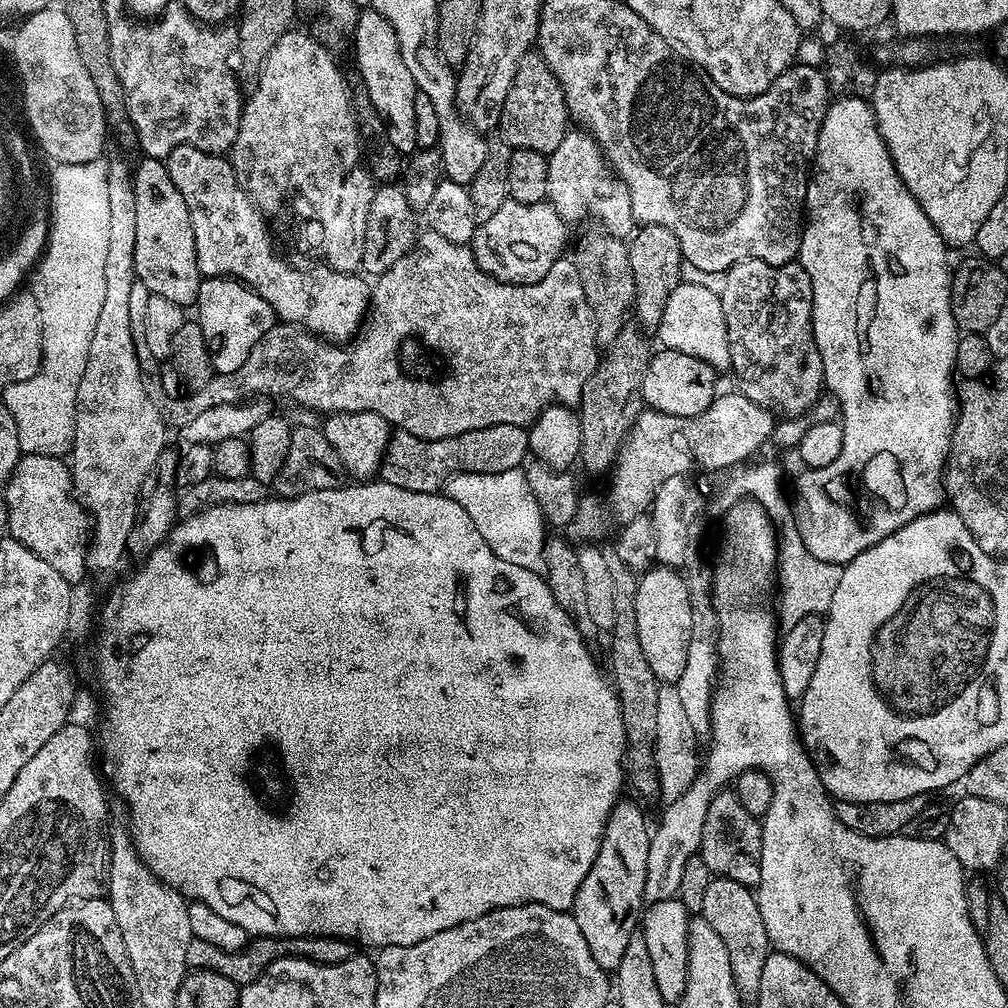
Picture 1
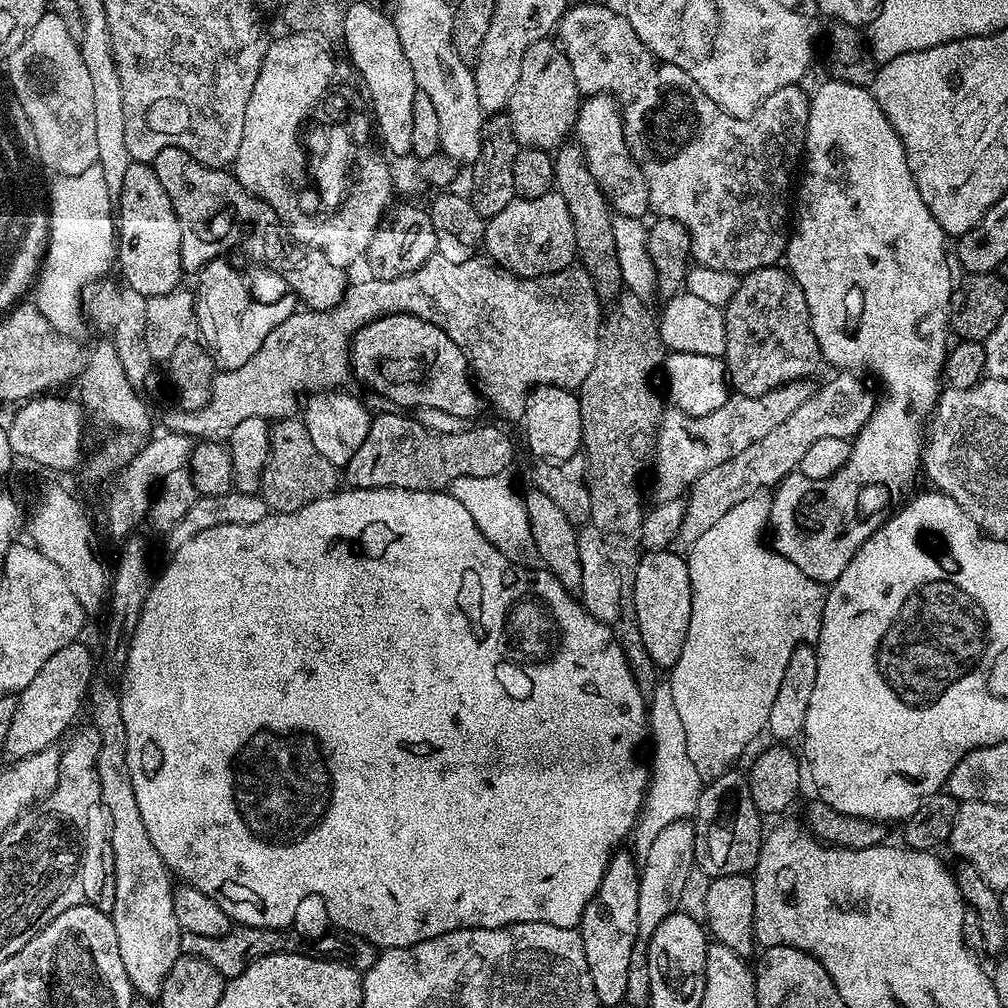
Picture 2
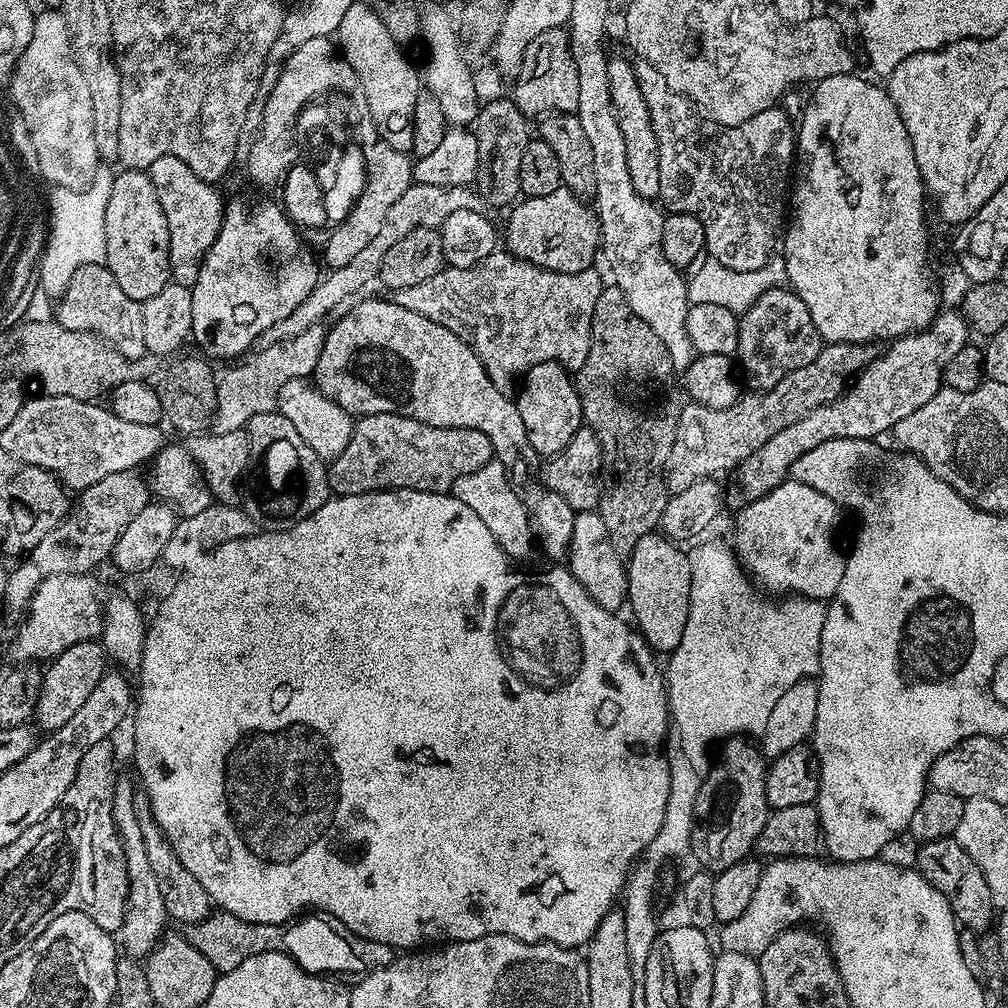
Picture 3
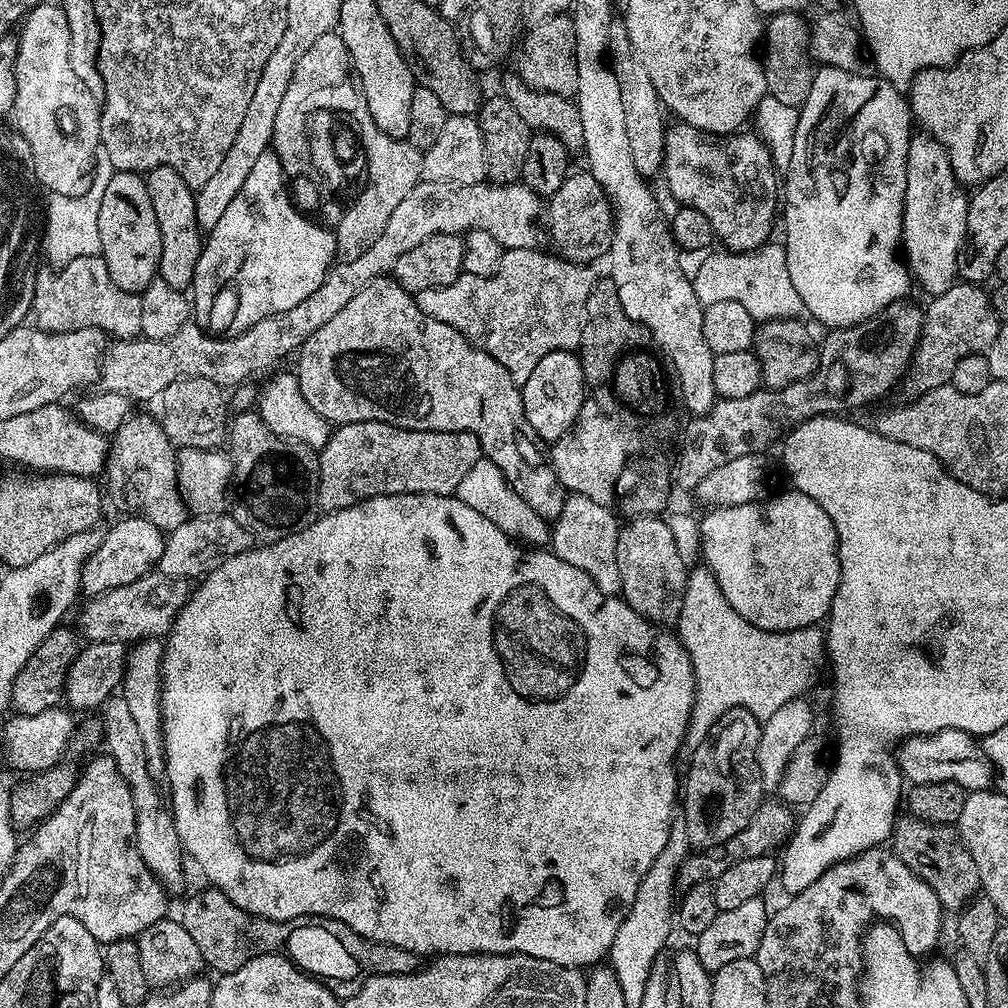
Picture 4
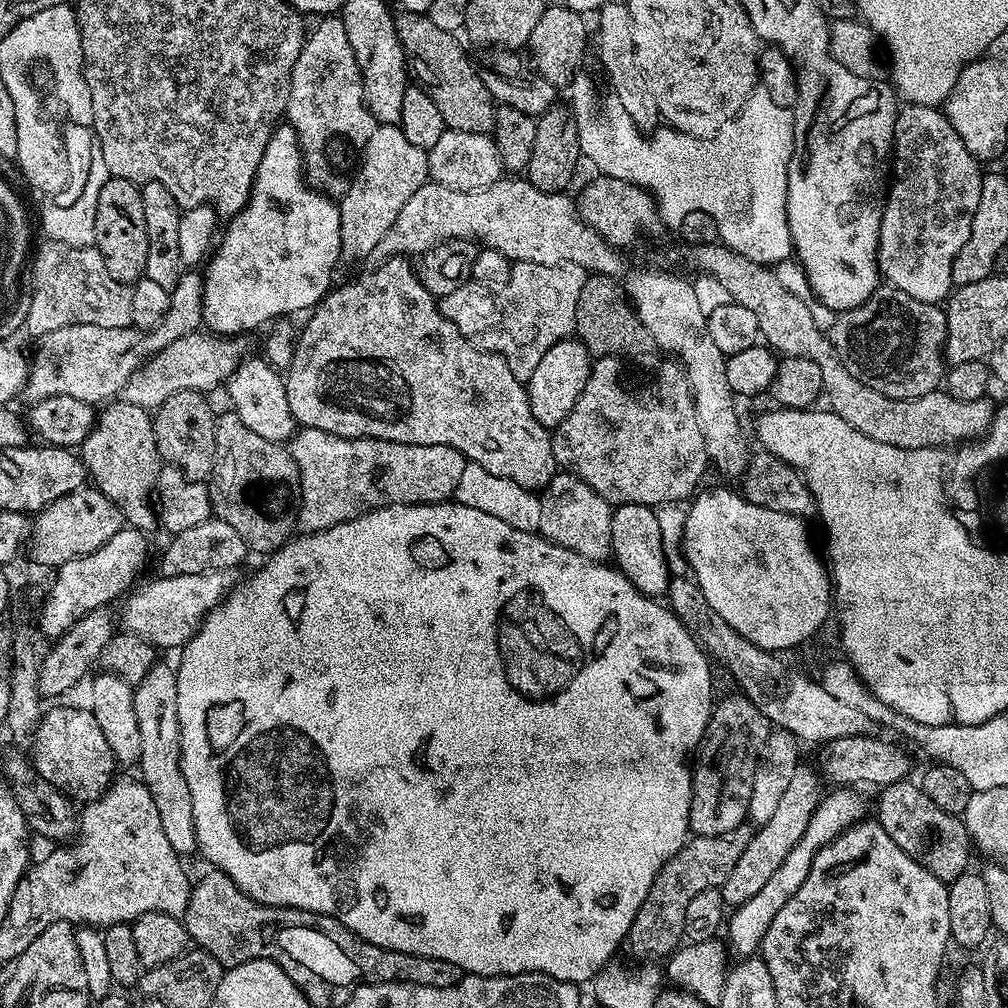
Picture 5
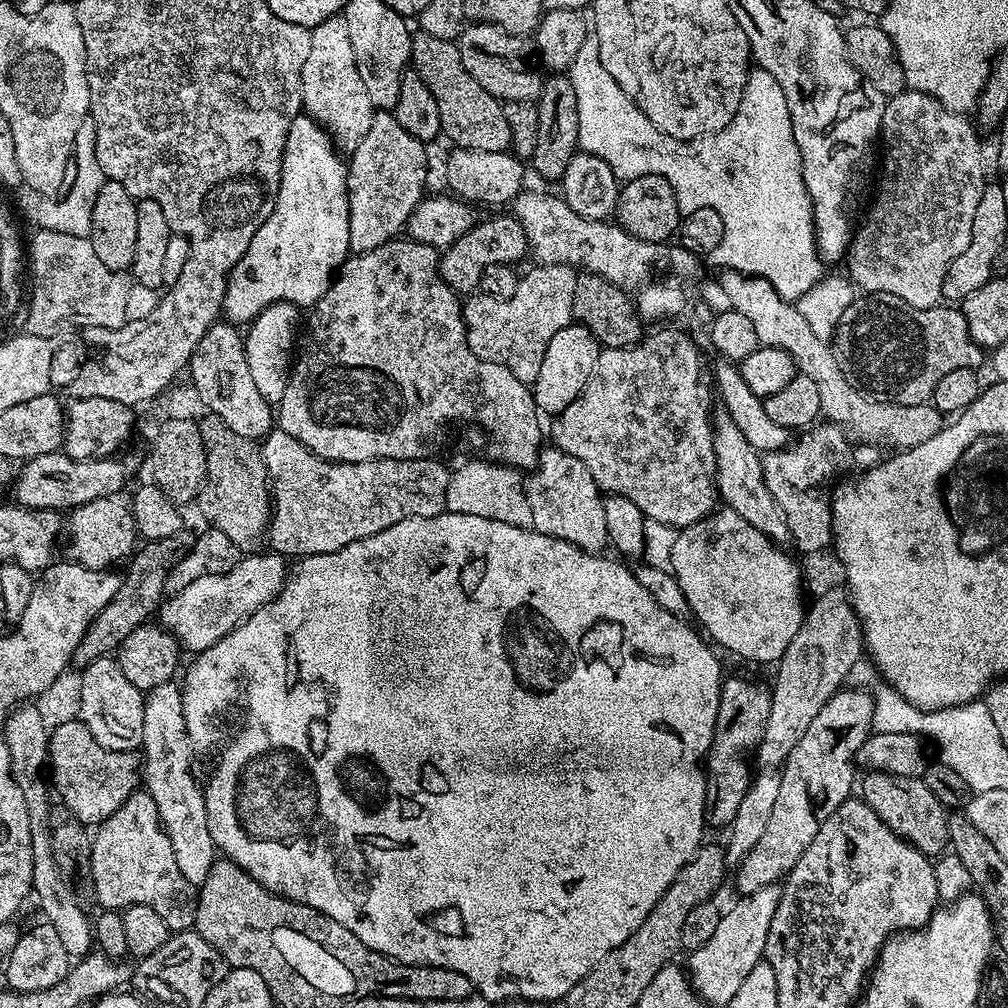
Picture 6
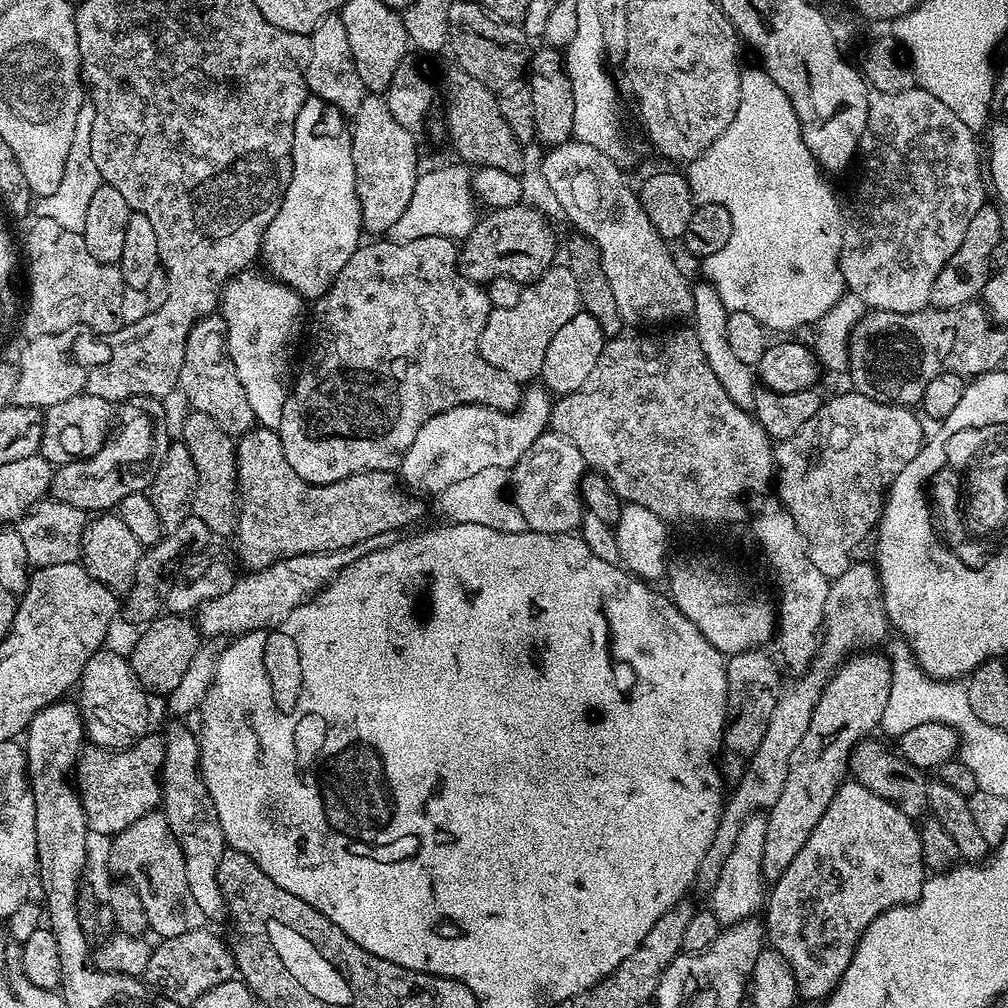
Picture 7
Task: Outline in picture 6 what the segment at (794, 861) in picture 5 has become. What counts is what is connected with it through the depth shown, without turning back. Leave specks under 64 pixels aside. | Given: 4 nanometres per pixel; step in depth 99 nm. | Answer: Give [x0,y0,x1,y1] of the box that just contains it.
[686,884,780,1006]

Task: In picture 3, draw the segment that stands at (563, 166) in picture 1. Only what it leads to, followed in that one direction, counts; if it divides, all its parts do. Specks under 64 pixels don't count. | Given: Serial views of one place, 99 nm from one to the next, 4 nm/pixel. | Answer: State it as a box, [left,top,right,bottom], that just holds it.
[608,55,660,202]

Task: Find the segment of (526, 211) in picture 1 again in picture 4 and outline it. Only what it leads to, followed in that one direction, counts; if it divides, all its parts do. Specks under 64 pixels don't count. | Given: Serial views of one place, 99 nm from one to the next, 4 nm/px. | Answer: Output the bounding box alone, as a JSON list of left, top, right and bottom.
[546,170,612,265]

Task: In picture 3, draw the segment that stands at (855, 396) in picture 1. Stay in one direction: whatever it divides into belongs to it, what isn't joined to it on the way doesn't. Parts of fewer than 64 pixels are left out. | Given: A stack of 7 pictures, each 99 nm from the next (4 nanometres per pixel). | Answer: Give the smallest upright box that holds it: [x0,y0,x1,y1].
[730,74,942,602]

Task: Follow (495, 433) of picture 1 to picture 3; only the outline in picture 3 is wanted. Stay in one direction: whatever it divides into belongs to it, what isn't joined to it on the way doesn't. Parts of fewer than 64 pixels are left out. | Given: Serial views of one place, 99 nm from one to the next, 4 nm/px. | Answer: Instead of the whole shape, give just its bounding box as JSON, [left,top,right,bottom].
[327,412,493,496]

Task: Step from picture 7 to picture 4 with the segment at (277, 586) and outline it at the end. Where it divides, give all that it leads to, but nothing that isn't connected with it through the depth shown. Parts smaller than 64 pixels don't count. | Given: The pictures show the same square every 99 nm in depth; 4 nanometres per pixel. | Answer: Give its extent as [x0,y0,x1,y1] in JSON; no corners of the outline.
[79,570,189,646]

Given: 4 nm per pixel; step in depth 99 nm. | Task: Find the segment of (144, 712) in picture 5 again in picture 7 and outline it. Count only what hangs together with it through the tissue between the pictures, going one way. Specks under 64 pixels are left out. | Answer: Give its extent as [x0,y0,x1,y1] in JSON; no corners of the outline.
[160,722,225,921]

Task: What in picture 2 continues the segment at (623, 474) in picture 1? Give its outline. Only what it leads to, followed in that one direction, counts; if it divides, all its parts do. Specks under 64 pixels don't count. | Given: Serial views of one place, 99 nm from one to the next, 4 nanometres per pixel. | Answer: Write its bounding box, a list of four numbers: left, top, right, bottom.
[651,380,814,504]

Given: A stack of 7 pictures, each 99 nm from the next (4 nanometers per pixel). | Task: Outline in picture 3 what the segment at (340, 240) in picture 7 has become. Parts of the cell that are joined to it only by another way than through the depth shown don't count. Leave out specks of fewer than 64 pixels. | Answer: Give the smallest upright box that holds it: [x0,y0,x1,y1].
[191,192,322,361]

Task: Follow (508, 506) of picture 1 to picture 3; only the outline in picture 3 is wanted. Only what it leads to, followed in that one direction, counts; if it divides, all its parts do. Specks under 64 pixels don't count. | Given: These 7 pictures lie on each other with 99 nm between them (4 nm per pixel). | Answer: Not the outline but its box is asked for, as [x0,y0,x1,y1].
[451,458,538,562]

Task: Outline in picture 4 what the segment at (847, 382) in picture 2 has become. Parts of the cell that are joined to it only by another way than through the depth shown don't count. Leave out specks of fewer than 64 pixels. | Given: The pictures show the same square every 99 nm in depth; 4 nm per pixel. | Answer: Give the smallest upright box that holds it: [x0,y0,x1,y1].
[906,282,1001,396]

